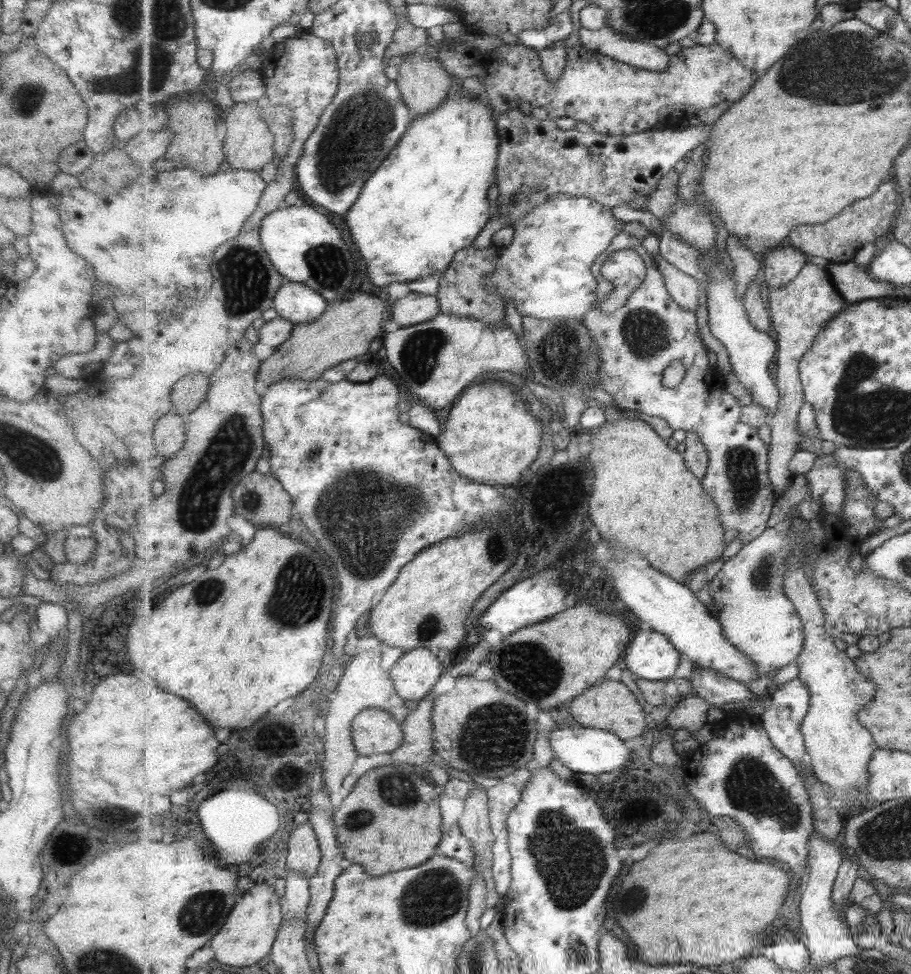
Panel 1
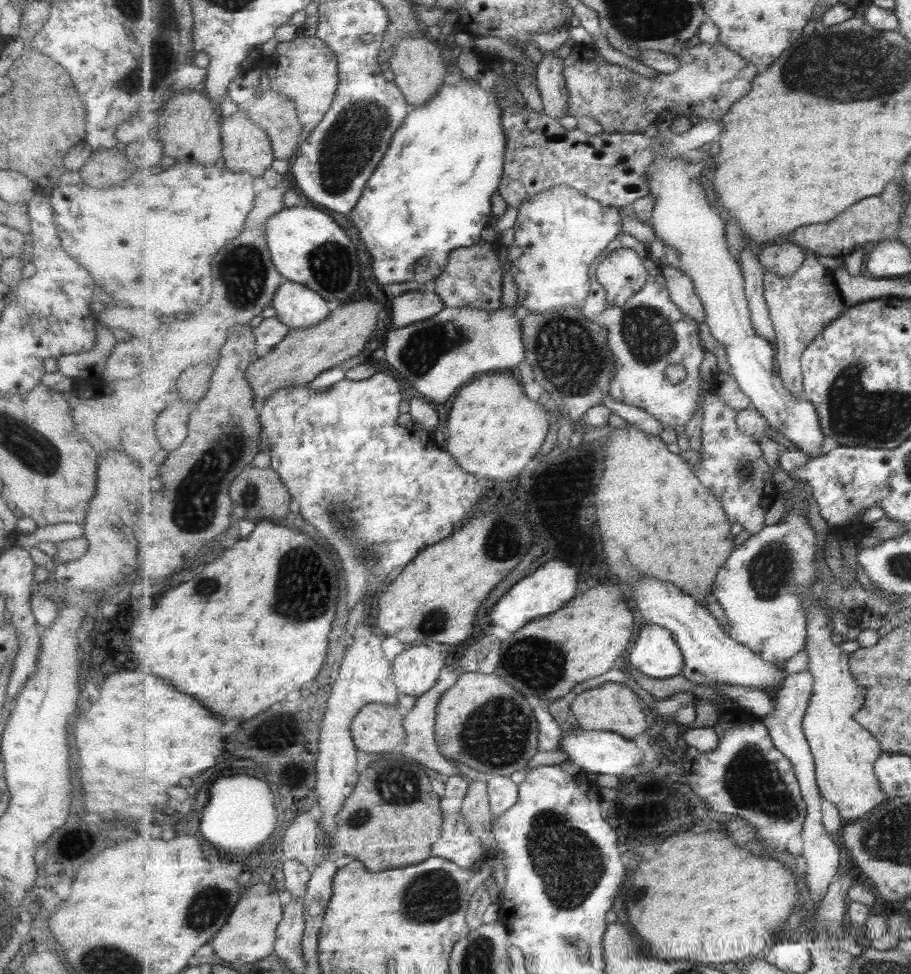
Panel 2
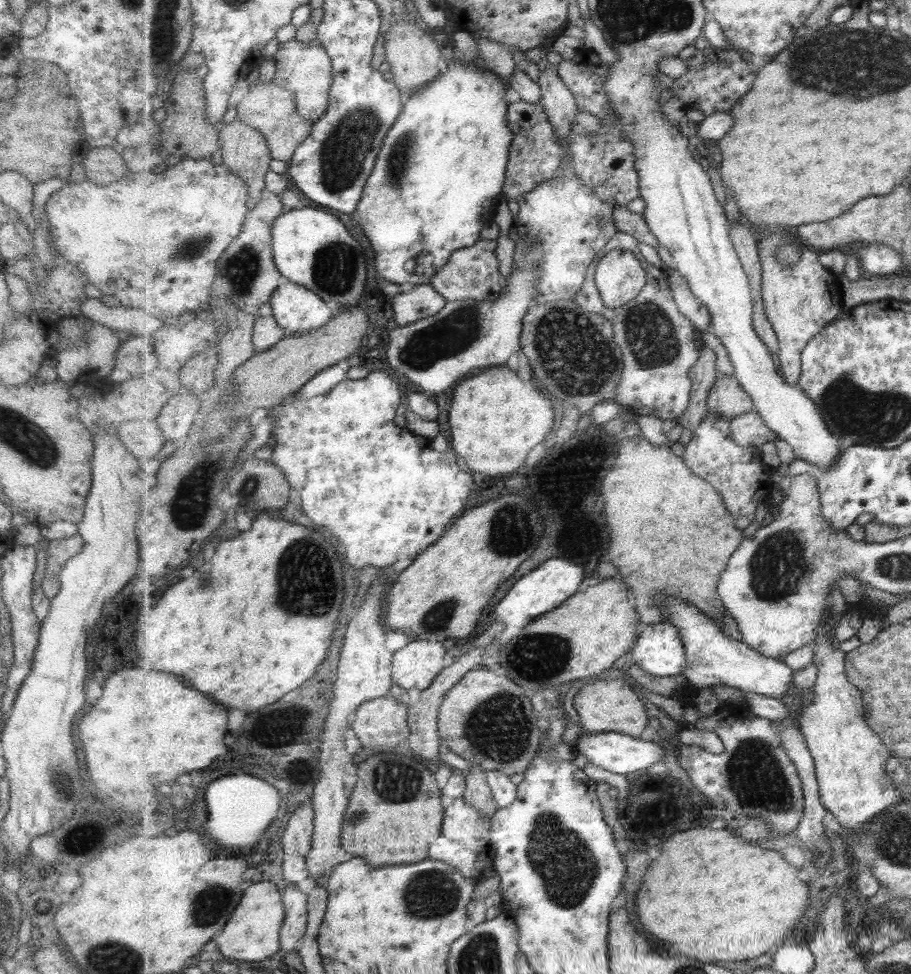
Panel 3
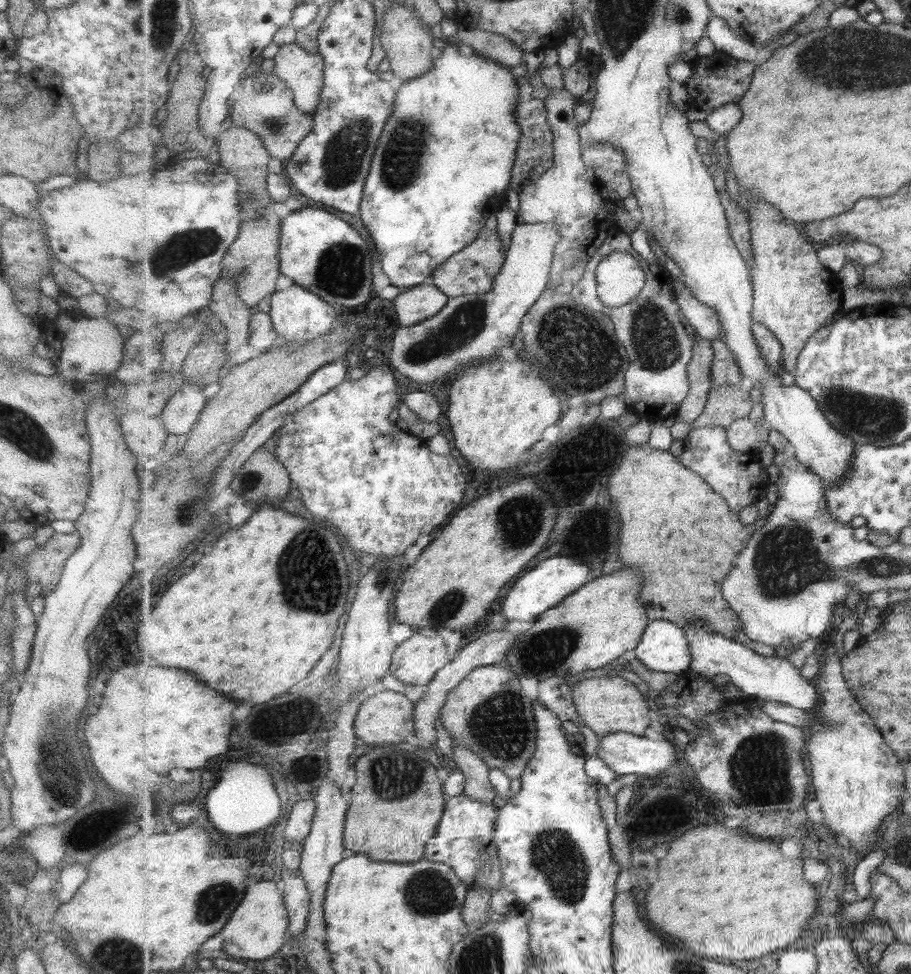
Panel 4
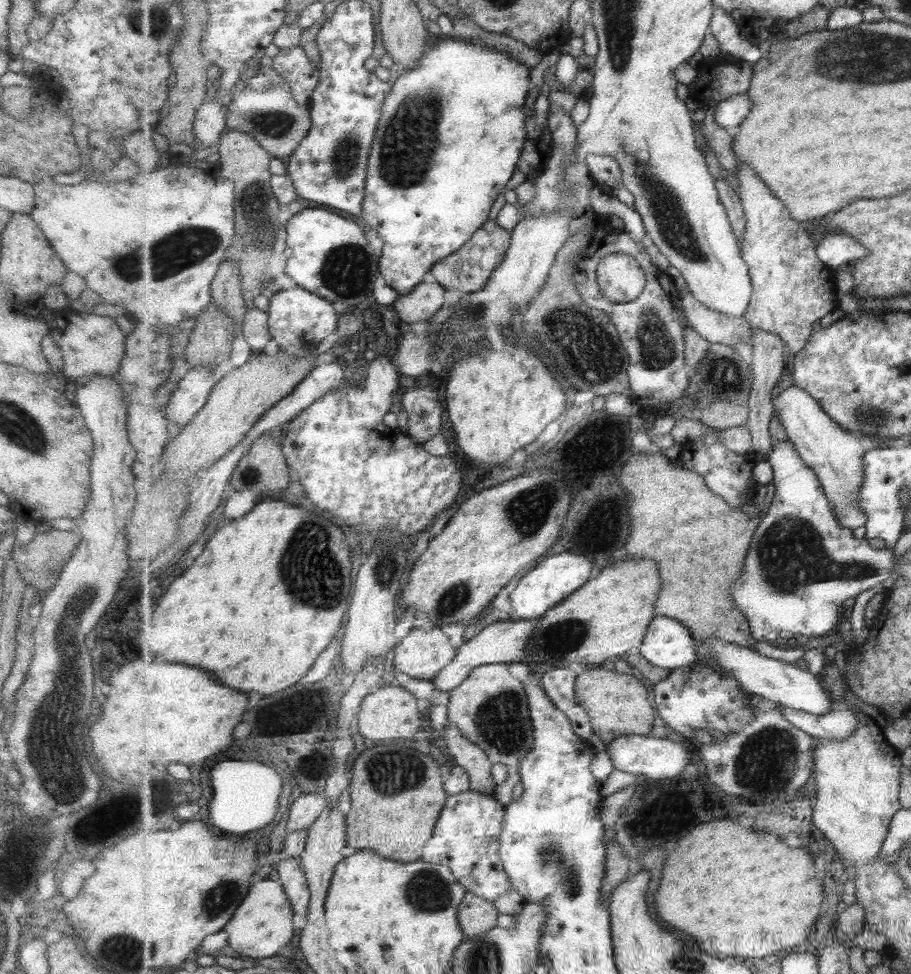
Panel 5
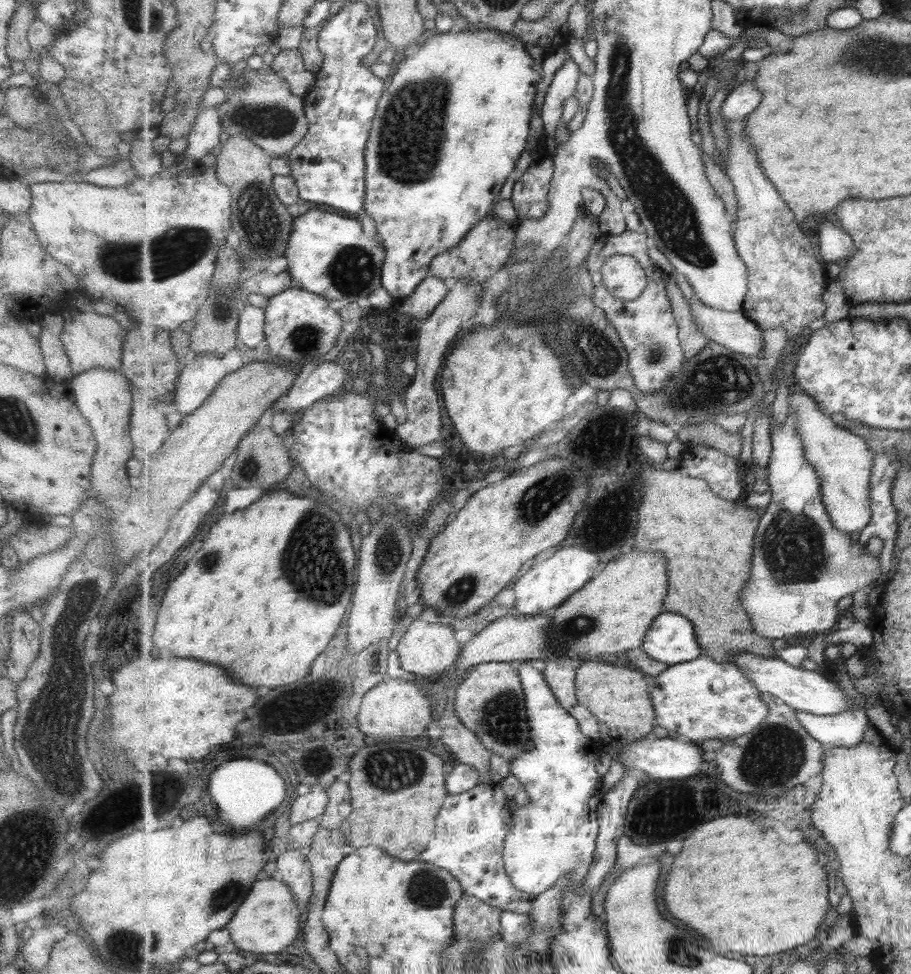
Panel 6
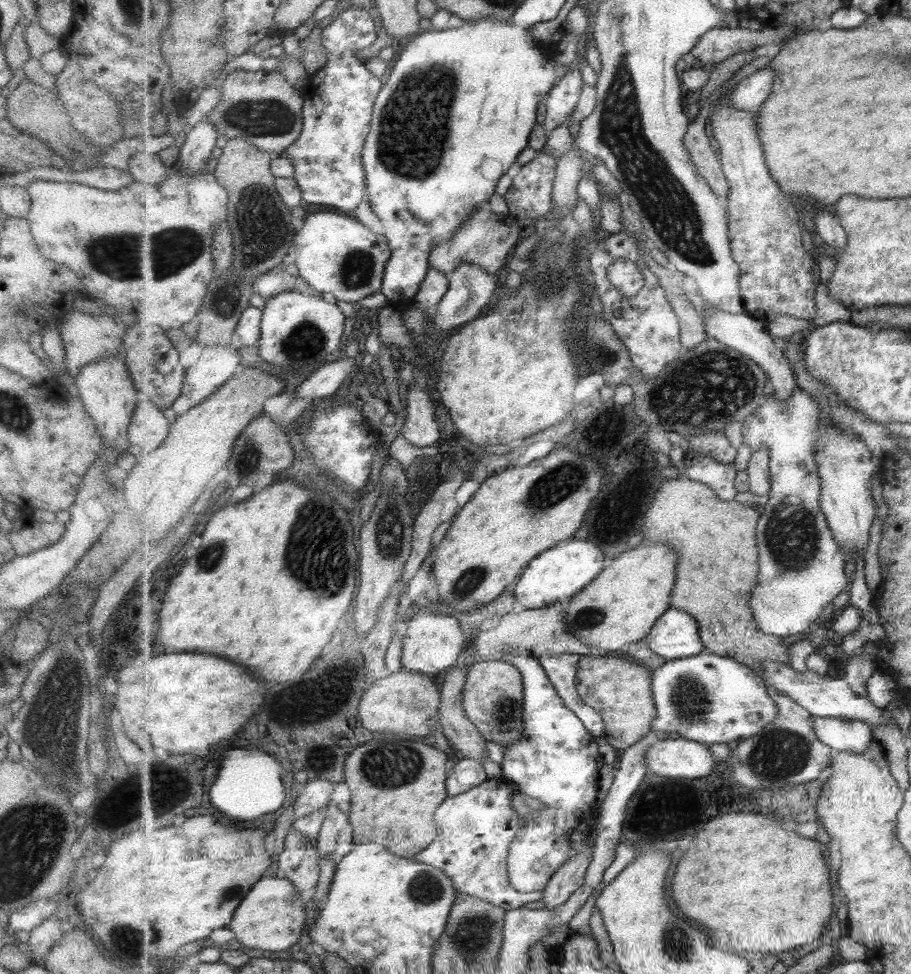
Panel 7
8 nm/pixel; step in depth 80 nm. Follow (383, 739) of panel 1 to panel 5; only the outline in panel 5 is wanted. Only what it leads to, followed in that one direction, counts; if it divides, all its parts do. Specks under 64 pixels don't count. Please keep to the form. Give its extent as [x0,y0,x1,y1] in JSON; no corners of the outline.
[358,685,428,740]

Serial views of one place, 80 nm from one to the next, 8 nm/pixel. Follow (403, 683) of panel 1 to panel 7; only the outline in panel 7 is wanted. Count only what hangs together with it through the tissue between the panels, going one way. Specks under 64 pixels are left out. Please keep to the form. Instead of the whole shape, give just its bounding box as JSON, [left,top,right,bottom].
[402,608,465,675]

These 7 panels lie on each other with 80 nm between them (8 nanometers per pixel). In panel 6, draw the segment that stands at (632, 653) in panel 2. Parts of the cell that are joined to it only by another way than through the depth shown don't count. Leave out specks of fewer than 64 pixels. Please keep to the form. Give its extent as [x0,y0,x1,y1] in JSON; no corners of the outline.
[641,610,704,667]

